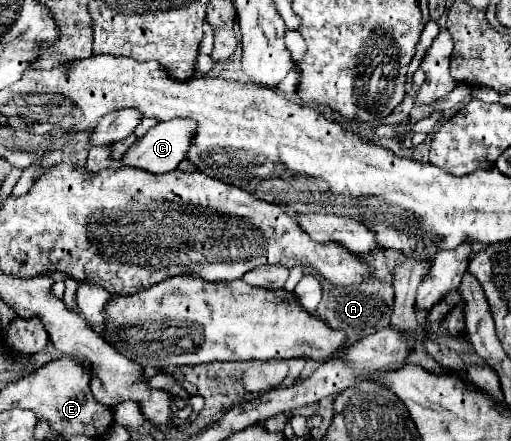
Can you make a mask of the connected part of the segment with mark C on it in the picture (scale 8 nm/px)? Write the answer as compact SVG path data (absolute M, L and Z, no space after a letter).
M174 118L174 120L168 120L168 122L160 122L156 124L154 128L150 128L142 138L138 138L130 148L128 152L124 154L122 162L128 164L128 166L136 166L136 168L144 168L148 172L154 172L154 174L164 174L164 172L170 172L170 170L176 170L178 164L186 158L188 154L188 148L190 148L190 142L192 138L196 136L196 122L190 120L190 118Z

